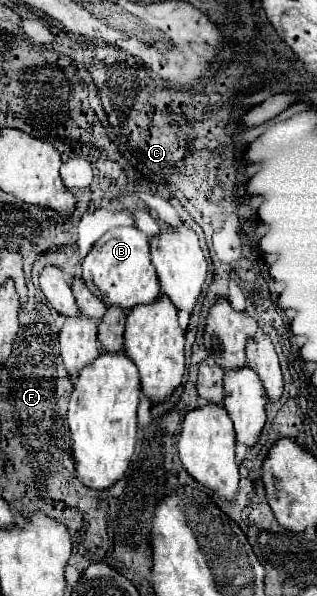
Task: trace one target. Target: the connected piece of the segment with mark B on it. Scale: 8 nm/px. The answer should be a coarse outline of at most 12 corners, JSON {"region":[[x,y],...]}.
{"region":[[108,230],[84,258],[82,278],[130,310],[160,296],[148,236]]}

